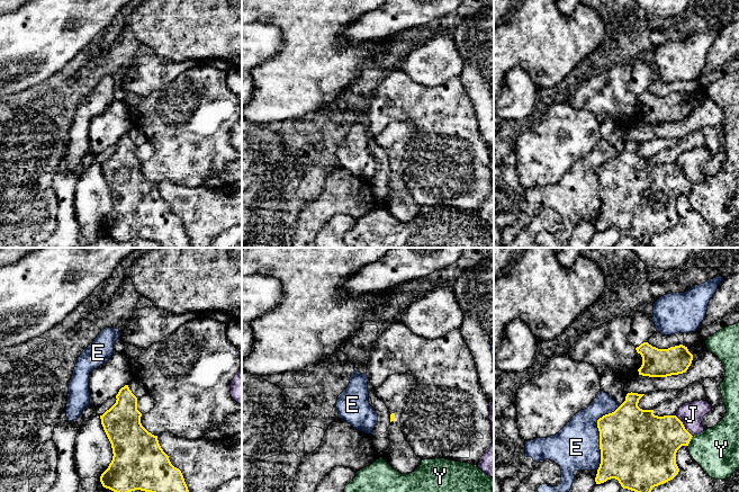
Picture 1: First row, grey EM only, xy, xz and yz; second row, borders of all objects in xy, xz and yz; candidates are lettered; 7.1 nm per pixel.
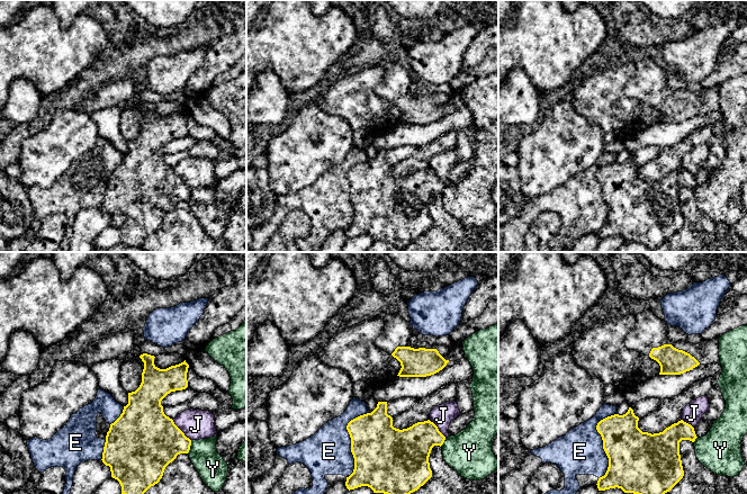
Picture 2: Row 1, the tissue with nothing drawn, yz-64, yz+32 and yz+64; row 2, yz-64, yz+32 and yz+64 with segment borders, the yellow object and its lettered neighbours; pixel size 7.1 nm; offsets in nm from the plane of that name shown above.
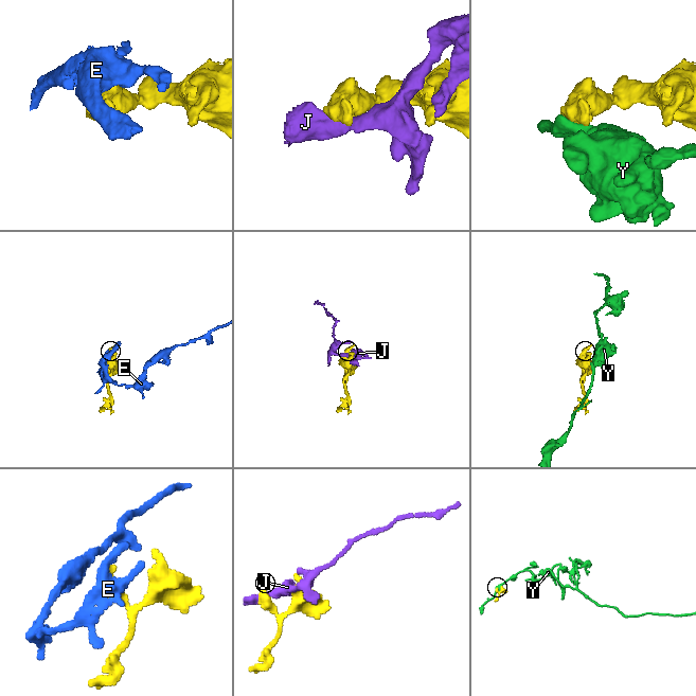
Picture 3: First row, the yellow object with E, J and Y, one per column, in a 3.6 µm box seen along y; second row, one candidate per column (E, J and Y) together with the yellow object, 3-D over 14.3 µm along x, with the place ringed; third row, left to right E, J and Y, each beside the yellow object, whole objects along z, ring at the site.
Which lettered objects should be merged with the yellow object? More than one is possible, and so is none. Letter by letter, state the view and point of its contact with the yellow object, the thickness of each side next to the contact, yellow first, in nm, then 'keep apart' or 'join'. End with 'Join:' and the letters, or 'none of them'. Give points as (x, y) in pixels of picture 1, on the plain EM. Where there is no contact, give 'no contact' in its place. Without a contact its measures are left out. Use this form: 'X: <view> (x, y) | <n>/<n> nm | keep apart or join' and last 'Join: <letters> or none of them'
E: yz (600, 182) | 480/340 nm | keep apart
J: yz (683, 173) | 380/170 nm | keep apart
Y: yz (690, 188) | 360/320 nm | keep apart
Join: none of them

